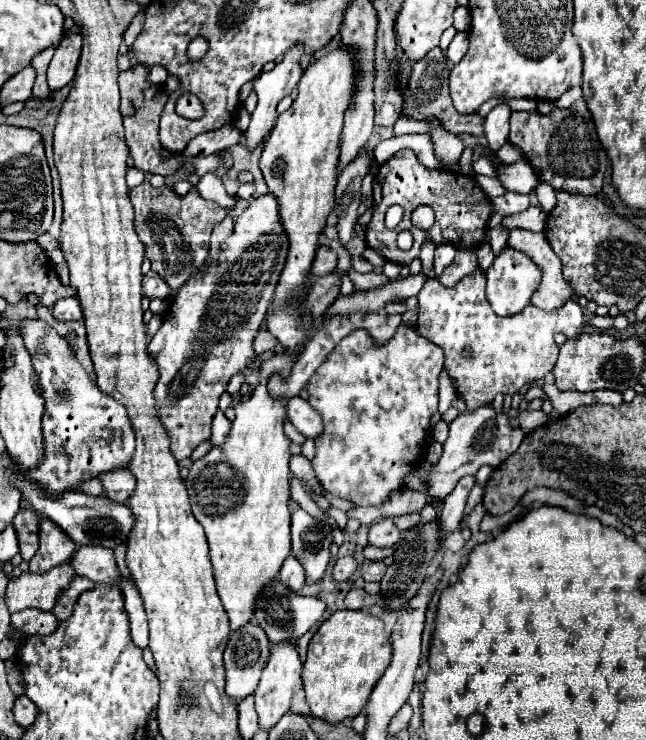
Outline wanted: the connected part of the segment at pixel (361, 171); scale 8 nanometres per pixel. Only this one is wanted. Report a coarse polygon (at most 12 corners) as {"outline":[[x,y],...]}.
{"outline":[[364,152],[338,176],[334,214],[338,240],[354,234],[362,178],[370,170]]}

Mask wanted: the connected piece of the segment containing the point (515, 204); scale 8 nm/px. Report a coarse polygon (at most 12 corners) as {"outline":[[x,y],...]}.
{"outline":[[506,192],[494,198],[494,212],[514,216],[530,208],[528,196]]}

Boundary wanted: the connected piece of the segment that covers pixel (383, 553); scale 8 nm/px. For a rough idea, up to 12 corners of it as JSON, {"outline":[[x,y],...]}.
{"outline":[[367,545],[363,555],[369,560],[383,560],[394,553],[394,547]]}

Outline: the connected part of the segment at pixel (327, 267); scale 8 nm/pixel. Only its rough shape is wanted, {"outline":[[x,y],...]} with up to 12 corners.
{"outline":[[318,246],[312,262],[316,276],[336,270],[336,252],[328,246]]}

